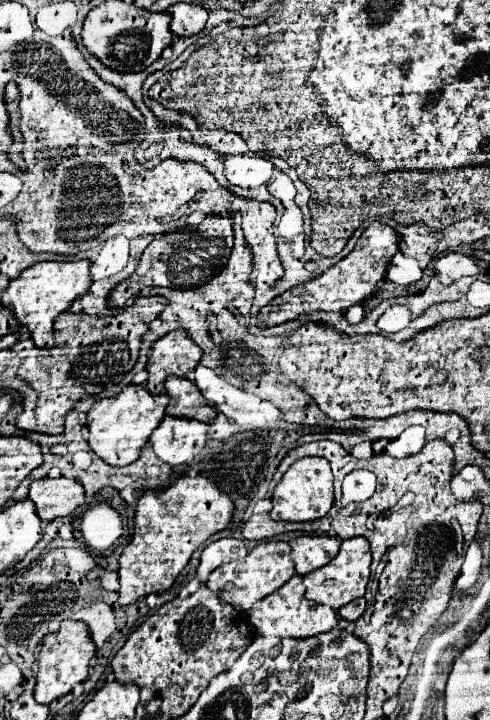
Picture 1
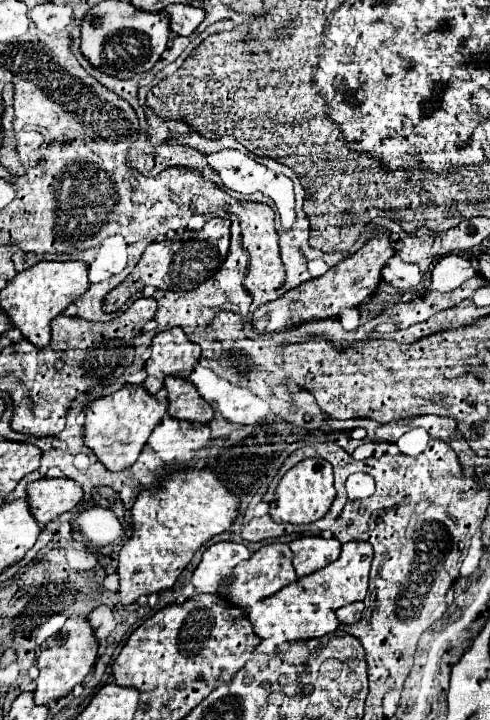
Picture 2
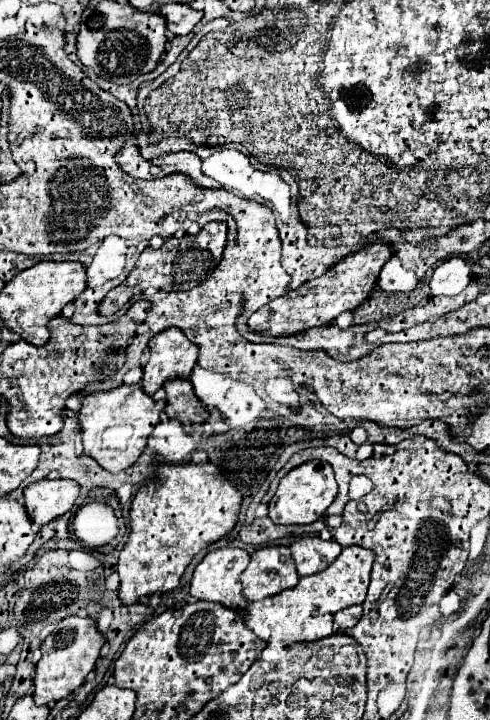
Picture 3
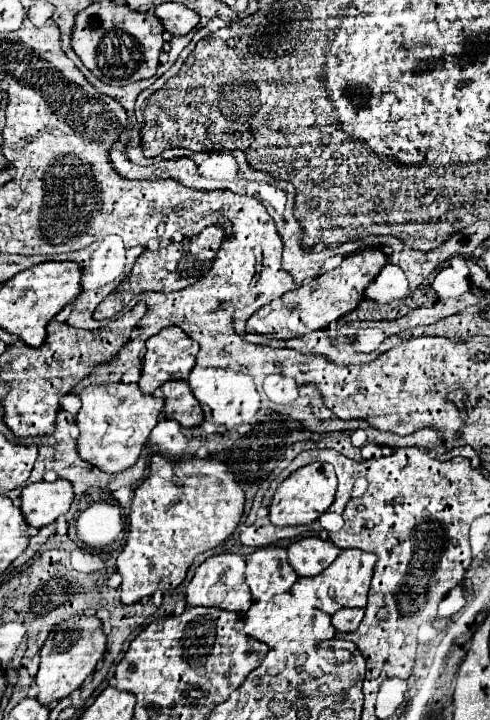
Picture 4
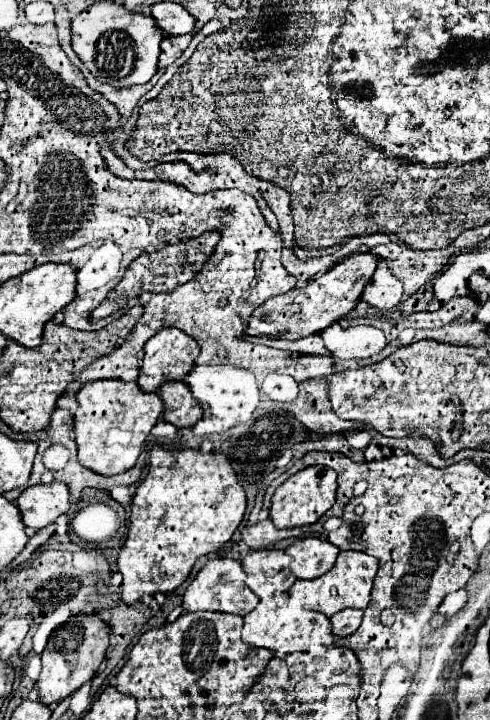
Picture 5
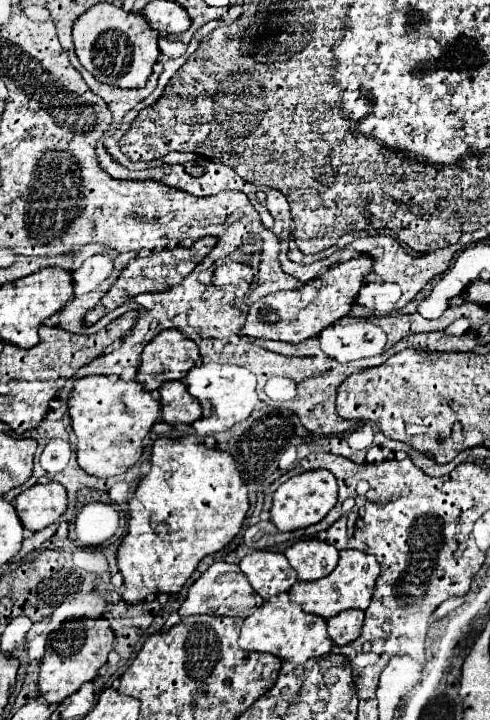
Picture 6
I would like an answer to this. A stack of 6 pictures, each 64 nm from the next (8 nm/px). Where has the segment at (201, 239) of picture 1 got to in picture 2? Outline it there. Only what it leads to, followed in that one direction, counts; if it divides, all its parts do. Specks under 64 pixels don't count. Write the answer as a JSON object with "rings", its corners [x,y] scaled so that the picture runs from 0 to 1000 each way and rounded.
{"rings":[[[433,303],[416,311],[412,319],[392,322],[388,331],[376,333],[331,333],[310,336],[294,356],[286,358],[286,367],[278,367],[278,378],[253,389],[253,394],[241,394],[212,417],[212,433],[237,433],[245,431],[261,414],[290,406],[294,397],[314,397],[327,403],[392,403],[408,394],[416,394],[424,386],[433,386],[449,369],[457,367],[469,344],[469,308],[457,303]]]}

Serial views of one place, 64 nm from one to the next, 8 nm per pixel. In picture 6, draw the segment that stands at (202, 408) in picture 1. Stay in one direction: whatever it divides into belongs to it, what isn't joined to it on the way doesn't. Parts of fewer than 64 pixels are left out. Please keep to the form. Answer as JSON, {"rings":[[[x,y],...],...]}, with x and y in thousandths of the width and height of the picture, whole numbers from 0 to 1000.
{"rings":[[[335,531],[327,539],[327,561],[331,561],[331,583],[363,592],[388,592],[404,581],[412,581],[408,558],[384,544],[371,531]]]}

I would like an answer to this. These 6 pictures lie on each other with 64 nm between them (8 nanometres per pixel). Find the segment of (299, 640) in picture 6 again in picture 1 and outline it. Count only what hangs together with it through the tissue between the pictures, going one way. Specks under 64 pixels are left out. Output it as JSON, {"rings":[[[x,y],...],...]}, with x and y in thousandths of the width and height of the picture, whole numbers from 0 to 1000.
{"rings":[[[602,797],[573,817],[555,822],[551,828],[543,828],[539,833],[522,836],[522,839],[506,847],[506,861],[510,861],[510,869],[514,869],[518,876],[518,886],[527,883],[563,883],[563,886],[616,888],[645,883],[645,881],[657,878],[669,878],[669,875],[688,871],[690,863],[686,849],[676,842],[669,842],[669,839],[653,839],[653,836],[645,836],[645,833],[624,831],[624,819],[629,819],[629,817],[624,817],[620,800],[629,800],[629,797]]]}

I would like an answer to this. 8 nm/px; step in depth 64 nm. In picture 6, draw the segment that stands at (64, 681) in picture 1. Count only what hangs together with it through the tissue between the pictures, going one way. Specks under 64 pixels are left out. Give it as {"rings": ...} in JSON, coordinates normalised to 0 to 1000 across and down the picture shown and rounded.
{"rings":[[[155,858],[122,867],[118,875],[98,881],[94,908],[82,925],[78,958],[98,978],[122,978],[131,969],[147,967],[171,947],[188,947],[200,928],[216,922],[220,906],[229,903],[229,875],[216,858]]]}

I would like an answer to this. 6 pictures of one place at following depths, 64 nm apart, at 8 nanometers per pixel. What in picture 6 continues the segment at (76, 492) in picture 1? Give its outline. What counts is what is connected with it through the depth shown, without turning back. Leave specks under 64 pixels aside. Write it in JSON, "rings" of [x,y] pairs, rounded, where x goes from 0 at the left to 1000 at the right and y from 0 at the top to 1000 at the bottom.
{"rings":[[[102,669],[90,675],[73,672],[29,694],[29,706],[49,733],[65,739],[78,739],[110,728],[135,711],[135,703],[135,678],[118,669]]]}

